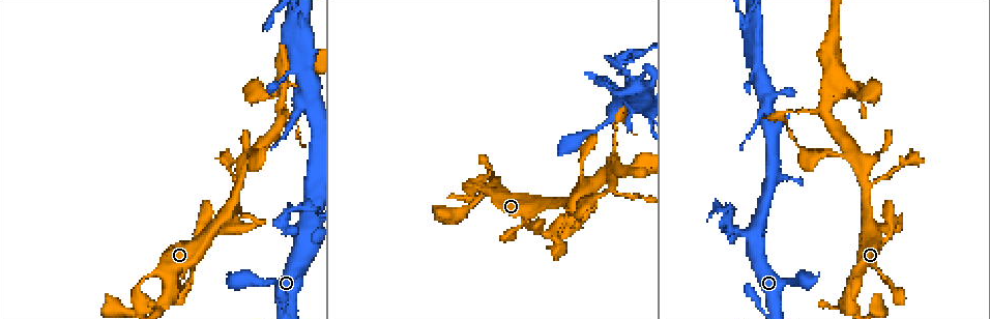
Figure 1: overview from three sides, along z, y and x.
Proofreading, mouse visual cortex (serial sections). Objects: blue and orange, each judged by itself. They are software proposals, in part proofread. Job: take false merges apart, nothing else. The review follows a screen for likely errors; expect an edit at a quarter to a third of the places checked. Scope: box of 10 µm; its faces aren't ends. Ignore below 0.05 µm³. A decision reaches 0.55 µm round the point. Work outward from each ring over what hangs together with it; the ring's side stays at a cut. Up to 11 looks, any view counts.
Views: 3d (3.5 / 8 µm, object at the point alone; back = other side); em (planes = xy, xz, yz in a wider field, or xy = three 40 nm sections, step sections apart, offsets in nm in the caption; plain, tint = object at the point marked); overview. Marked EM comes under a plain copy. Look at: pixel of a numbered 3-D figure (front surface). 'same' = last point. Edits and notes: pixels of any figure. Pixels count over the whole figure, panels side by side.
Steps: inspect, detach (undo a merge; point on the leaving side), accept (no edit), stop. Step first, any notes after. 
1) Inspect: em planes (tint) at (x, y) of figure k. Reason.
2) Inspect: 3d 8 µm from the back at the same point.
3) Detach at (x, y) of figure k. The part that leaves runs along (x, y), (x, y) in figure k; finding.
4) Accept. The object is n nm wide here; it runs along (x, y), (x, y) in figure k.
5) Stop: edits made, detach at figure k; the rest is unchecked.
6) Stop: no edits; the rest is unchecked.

Inspect: 3d 3.5 µm at (565, 199) of figure 1. Three arms meet.

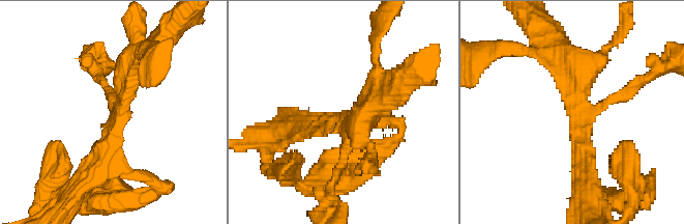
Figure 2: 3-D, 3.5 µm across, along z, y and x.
Inspect: em xy step 5 (tint) at (115, 120) of figure 2. 3 arms meet here; the arms are 200, 200, 350 nm wide; shape alone is not enough.

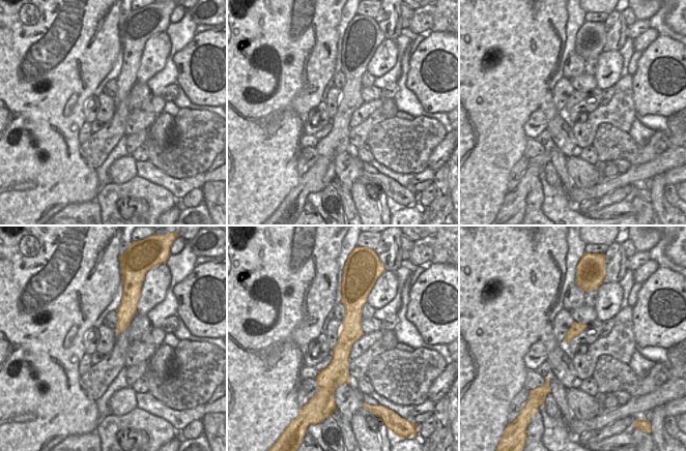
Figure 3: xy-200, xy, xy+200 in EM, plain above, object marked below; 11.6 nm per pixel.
Inspect: em xy step 2 (tint) at the same point. Cut it another way.

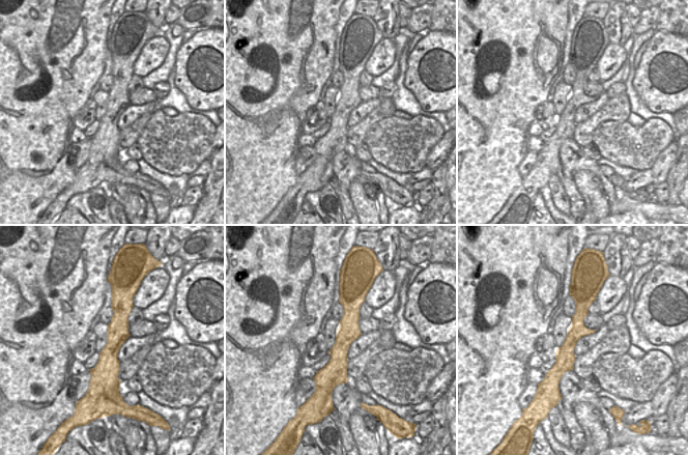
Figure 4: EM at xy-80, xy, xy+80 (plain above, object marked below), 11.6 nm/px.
Accept. It runs along (347, 296), (348, 332), (331, 385) in figure 4; one cell here.

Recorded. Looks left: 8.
Inspect: 3d 3.5 µm at (823, 107) of figure 1. Branch point.

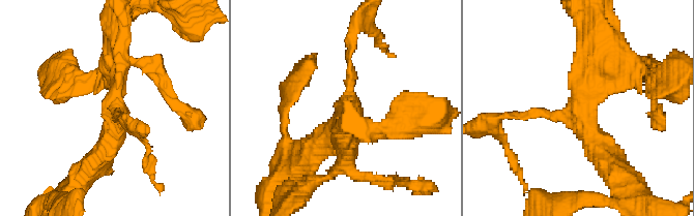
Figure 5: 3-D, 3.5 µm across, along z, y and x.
Inspect: em xy step 1 (tint) at (578, 112) of figure 5. 3 arms meet here; the arms are 150, 300, 350 nm wide.

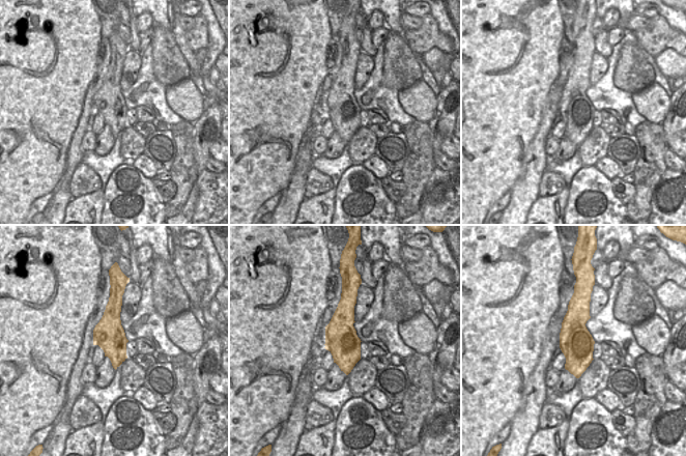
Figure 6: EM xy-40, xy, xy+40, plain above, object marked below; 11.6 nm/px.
Accept. The object is 380 nm wide here; it runs along (91, 166), (114, 135), (117, 47) in figure 5; one cell here.

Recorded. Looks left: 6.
Inspect: 3d 3.5 µm from the back at (753, 31) of figure 1. Side arm on a straight run.

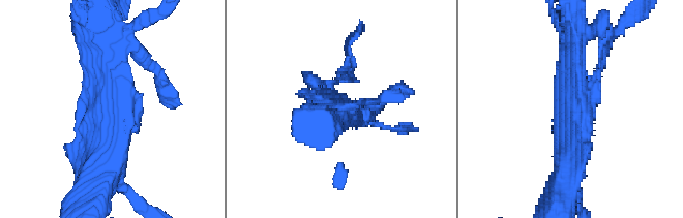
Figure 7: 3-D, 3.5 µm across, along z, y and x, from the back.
Inspect: em xy step 1 (tint) at (570, 102) of figure 7. Now the EM.

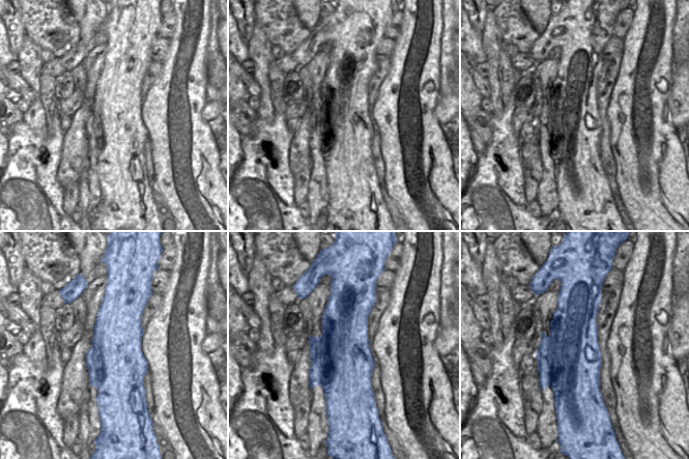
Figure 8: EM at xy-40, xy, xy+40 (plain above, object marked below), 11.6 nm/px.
Detach at (602, 44) of figure 7. The part that leaves runs along (594, 86), (602, 44), (623, 35) in figure 7; two cells meet here.

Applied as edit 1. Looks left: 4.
Stop: edits made, detach at figure 7; the rest is unchecked.

